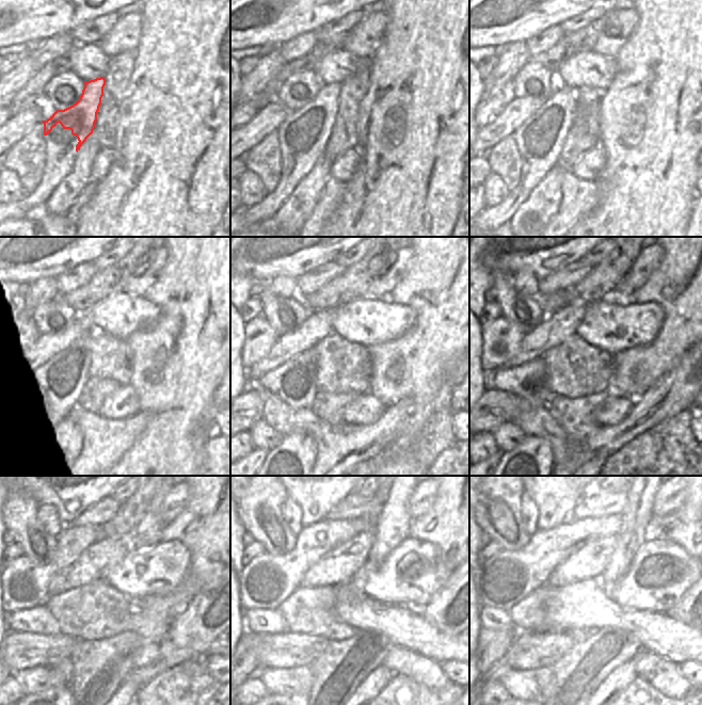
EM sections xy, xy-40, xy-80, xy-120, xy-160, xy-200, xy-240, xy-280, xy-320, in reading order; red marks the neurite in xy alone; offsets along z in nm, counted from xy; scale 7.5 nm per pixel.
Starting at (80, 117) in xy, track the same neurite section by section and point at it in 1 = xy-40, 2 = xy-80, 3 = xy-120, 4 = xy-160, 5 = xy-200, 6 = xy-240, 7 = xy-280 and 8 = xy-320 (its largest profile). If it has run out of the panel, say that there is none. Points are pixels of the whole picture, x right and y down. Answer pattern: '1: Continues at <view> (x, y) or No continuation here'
1: Continues at xy-40 (319, 115)
2: Continues at xy-80 (560, 109)
3: Continues at xy-120 (79, 352)
4: Continues at xy-160 (273, 381)
5: Continues at xy-200 (507, 379)
6: Continues at xy-240 (33, 620)
7: Continues at xy-280 (260, 621)
8: Continues at xy-320 (492, 618).

